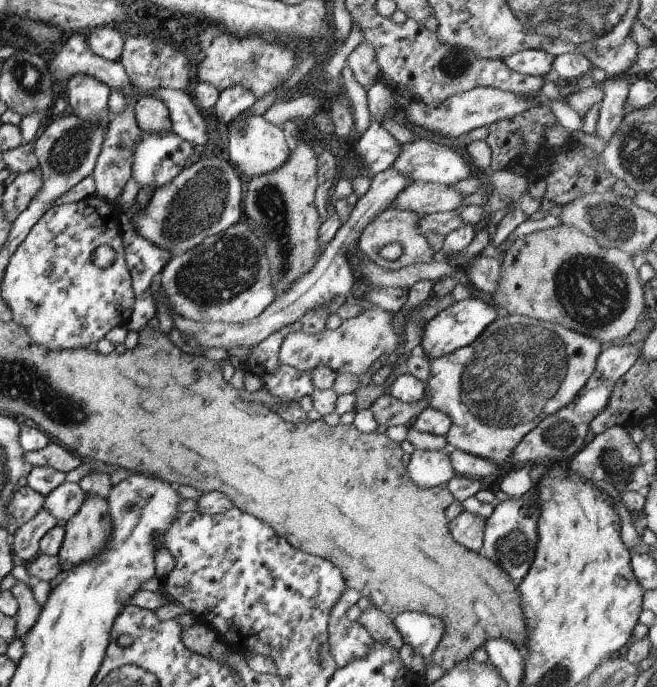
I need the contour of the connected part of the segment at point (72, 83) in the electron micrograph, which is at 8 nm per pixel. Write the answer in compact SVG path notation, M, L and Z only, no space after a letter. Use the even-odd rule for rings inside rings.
M75 74L64 84L66 84L67 111L75 114L79 120L101 124L110 116L107 107L110 88L107 85L85 74Z

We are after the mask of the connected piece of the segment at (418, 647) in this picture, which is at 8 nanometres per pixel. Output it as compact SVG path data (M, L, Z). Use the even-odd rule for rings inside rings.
M402 612L393 618L395 630L404 644L410 646L414 654L424 660L435 650L439 640L446 637L443 622L439 618L419 614L419 612Z

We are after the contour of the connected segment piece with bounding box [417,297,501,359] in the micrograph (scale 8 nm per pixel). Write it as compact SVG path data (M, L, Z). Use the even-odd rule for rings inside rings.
M467 297L459 302L454 302L451 306L441 309L424 325L417 352L427 359L441 358L443 354L455 352L458 348L463 348L486 336L492 323L500 315L501 313L494 306L477 298Z

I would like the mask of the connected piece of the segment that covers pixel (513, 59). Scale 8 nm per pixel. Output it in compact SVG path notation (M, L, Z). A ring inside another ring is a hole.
M527 49L502 58L507 68L525 76L545 77L552 74L554 57L539 49Z

